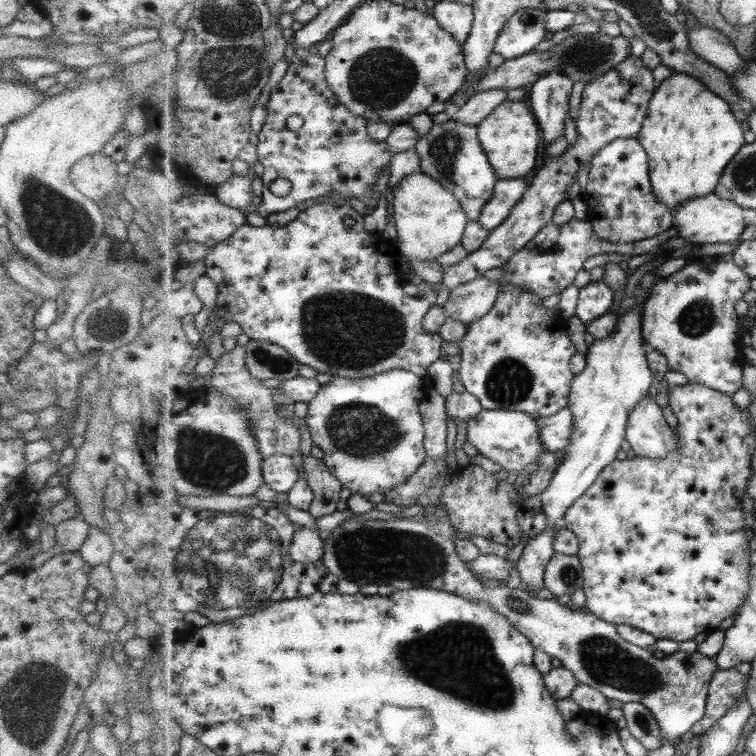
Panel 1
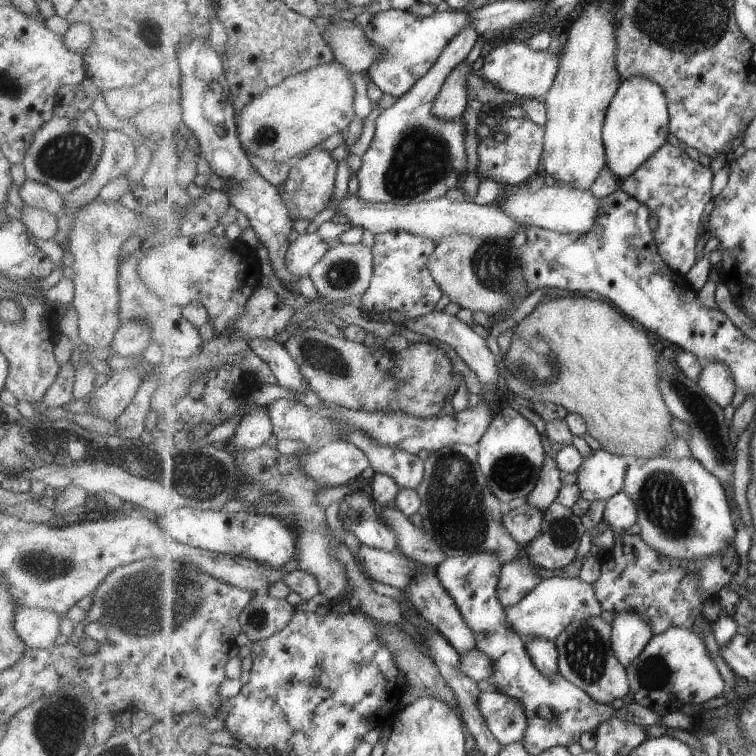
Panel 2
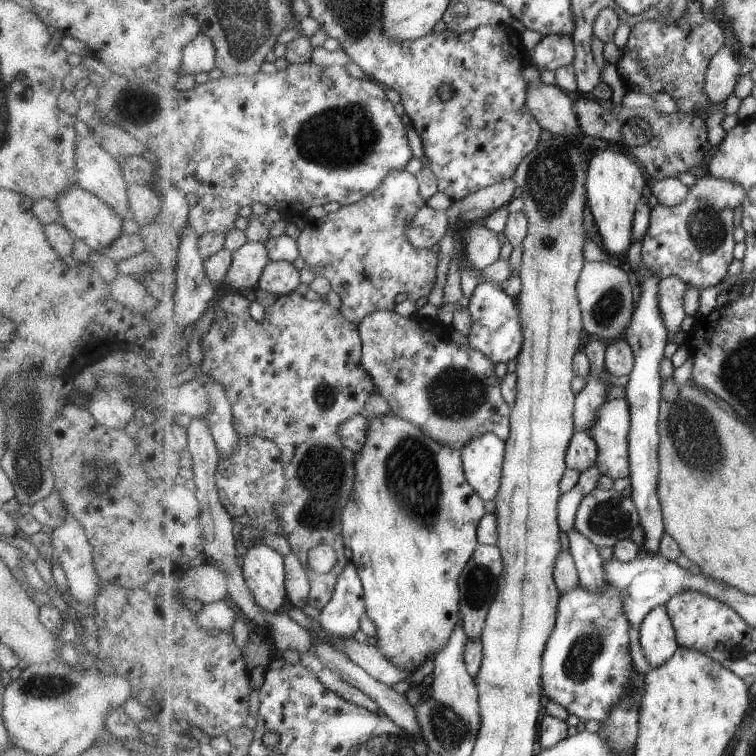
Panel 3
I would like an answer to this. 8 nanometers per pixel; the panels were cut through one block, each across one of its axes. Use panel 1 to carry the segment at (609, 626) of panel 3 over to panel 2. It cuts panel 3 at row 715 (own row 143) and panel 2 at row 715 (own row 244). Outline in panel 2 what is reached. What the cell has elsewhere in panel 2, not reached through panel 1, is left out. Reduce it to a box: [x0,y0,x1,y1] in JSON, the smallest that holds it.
[479,690,528,745]

